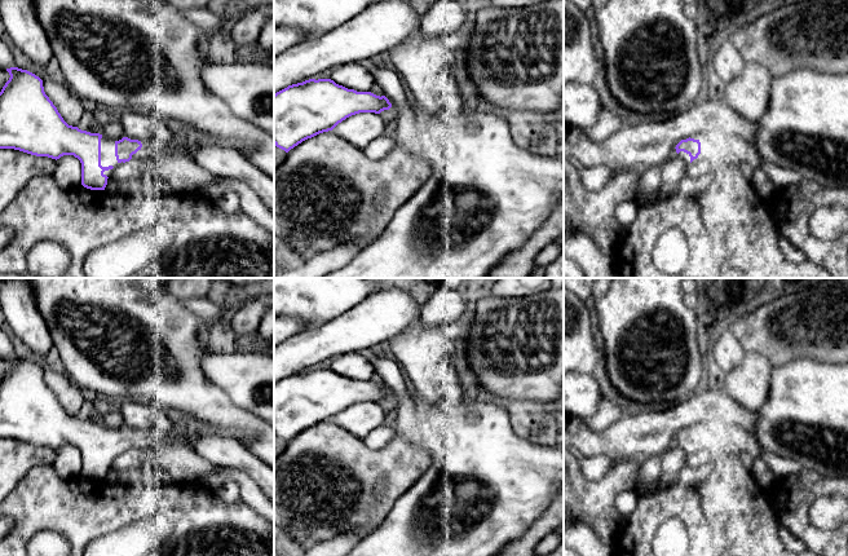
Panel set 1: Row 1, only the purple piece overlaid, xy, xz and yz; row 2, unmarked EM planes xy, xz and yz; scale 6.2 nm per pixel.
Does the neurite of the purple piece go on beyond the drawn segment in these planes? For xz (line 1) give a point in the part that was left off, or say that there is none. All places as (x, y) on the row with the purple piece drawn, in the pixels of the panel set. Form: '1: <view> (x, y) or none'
1: none

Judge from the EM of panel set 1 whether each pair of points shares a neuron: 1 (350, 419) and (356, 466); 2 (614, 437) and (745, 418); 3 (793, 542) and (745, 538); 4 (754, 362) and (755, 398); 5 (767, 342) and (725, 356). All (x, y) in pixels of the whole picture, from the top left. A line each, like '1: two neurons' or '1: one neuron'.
1: two neurons
2: one neuron
3: two neurons
4: one neuron
5: two neurons

